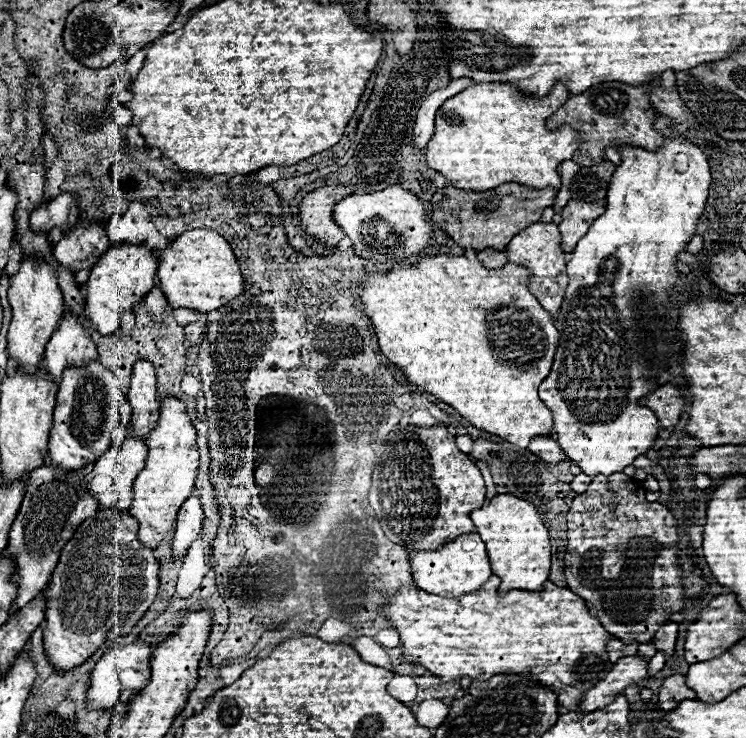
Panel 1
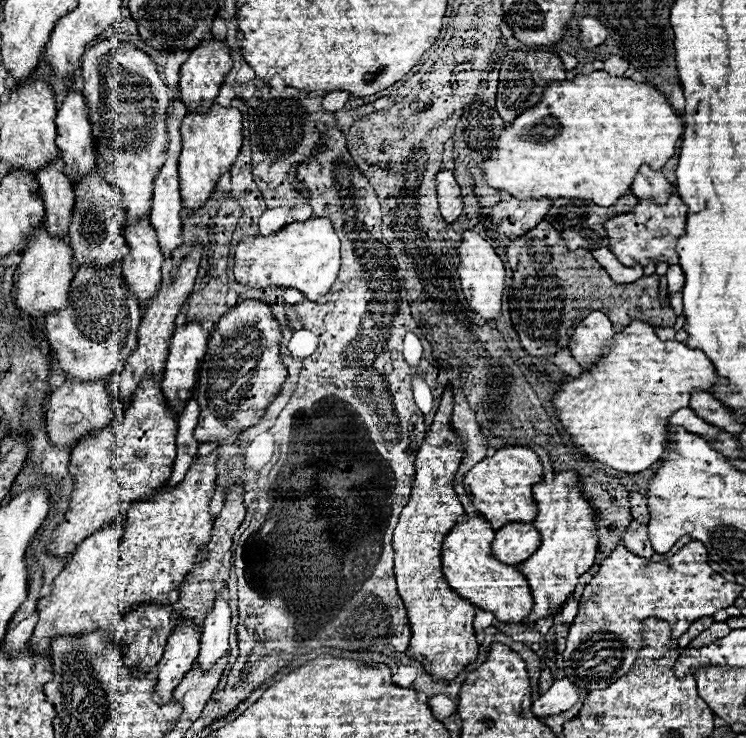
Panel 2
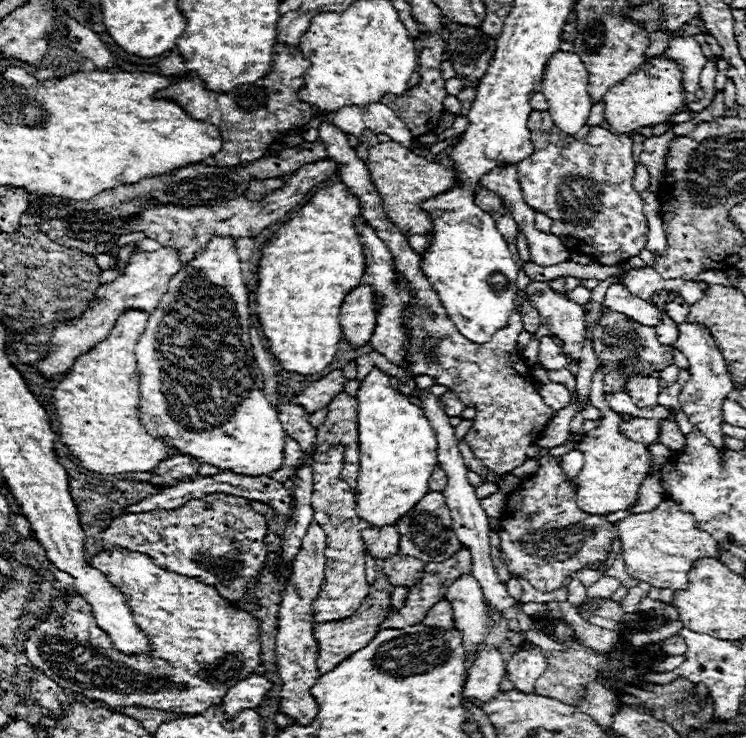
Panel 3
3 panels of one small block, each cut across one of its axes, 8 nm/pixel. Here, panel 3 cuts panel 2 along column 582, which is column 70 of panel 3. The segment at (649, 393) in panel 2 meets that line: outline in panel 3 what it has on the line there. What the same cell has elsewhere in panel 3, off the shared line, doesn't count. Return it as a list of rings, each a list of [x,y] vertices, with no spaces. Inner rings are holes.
[[[124,312],[106,340],[98,342],[86,354],[78,356],[70,374],[54,388],[54,406],[58,418],[60,442],[80,460],[80,466],[100,474],[150,472],[162,460],[174,454],[174,448],[152,438],[138,420],[140,380],[134,356],[134,344],[140,340],[146,322],[146,312]]]

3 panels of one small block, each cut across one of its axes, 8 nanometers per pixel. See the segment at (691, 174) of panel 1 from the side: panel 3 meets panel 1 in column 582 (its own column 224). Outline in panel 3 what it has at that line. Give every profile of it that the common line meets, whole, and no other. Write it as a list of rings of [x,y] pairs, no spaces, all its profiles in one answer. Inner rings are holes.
[[[214,236],[208,246],[196,252],[194,258],[168,282],[166,294],[150,314],[136,344],[140,420],[152,436],[168,438],[178,454],[196,458],[200,464],[212,464],[222,472],[242,476],[268,476],[282,466],[286,434],[276,412],[264,398],[264,392],[256,388],[248,290],[242,280],[240,264],[236,242],[230,236]]]

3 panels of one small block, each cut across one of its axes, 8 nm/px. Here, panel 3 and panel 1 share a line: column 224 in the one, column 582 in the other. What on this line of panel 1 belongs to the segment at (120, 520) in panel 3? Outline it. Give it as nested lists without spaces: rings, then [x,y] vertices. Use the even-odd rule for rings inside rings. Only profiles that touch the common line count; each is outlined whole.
[[[596,474],[588,490],[574,498],[568,512],[568,548],[564,556],[564,574],[568,586],[580,598],[584,598],[592,616],[596,616],[610,634],[628,644],[648,644],[652,642],[656,630],[684,606],[684,588],[680,584],[682,570],[676,560],[676,518],[666,506],[658,502],[646,502],[644,488],[634,484],[634,488],[622,490],[620,476],[624,474]]]

